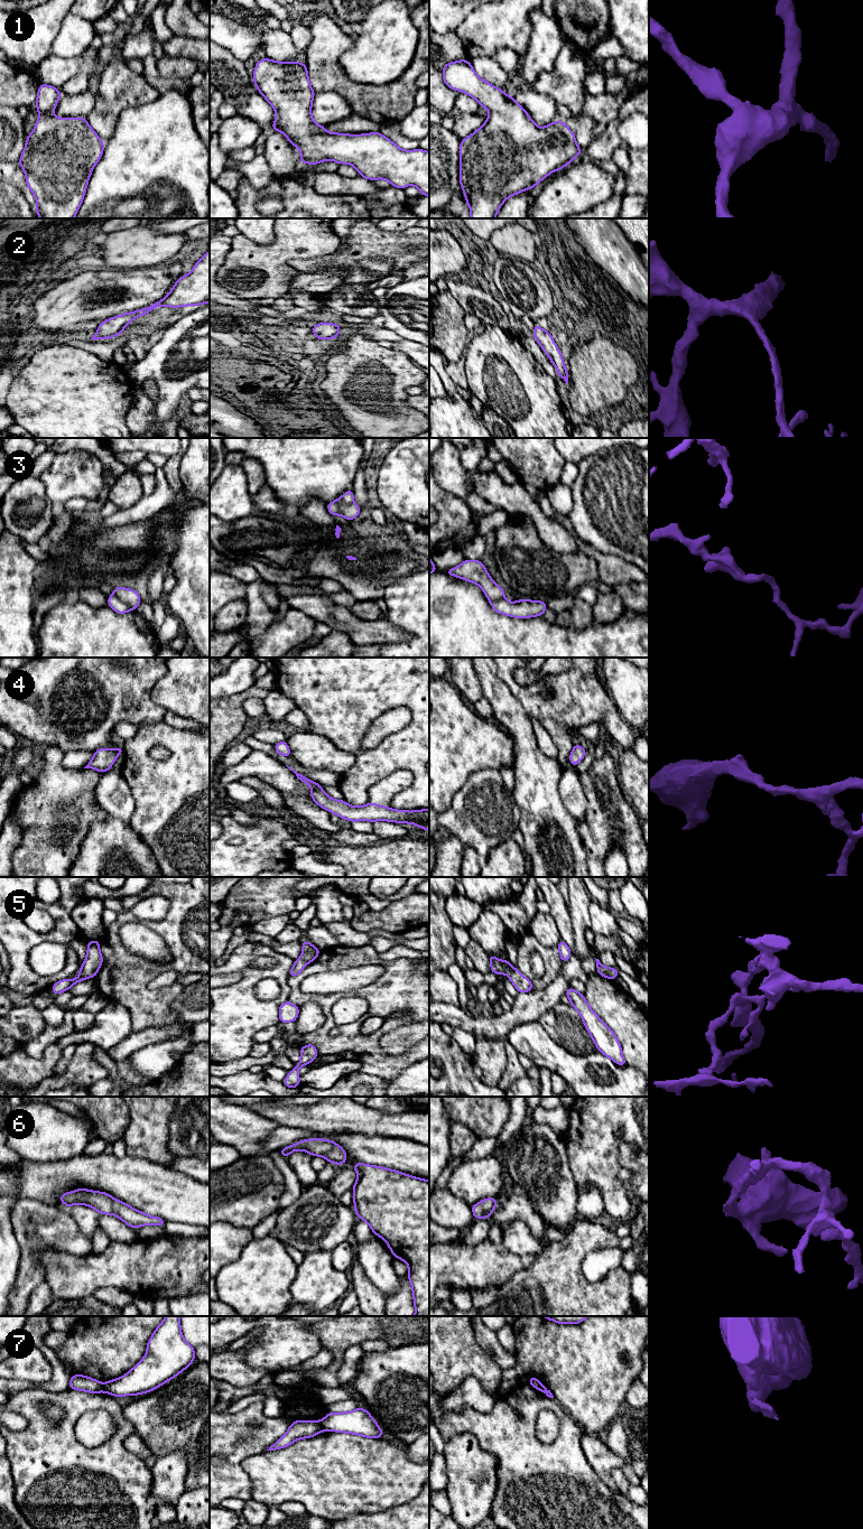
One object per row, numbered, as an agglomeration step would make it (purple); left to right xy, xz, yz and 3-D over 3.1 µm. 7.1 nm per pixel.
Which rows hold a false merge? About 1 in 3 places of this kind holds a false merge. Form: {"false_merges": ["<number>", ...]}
{"false_merges": ["3", "5", "7"]}

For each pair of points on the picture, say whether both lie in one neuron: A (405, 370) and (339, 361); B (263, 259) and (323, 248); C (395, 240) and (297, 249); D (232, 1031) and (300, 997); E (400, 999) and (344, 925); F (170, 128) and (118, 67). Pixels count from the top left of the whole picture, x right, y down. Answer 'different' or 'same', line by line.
A: same
B: same
C: different
D: different
E: different
F: different

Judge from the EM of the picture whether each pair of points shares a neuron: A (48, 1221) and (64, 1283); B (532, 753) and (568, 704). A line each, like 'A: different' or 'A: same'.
A: different
B: different

